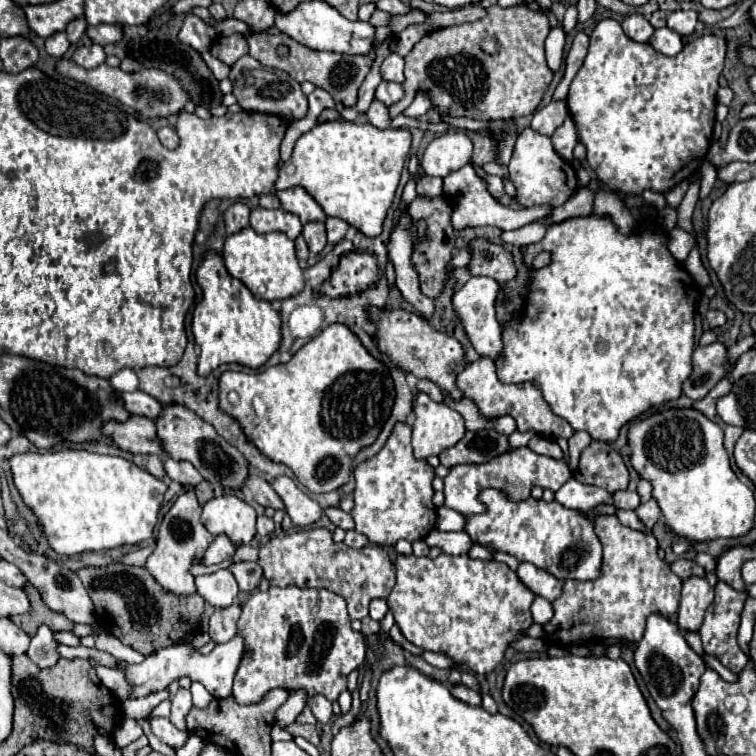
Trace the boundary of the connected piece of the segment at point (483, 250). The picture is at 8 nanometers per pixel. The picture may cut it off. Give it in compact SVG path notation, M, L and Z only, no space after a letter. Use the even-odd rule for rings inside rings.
M479 237L469 241L469 251L471 251L471 261L467 269L471 275L493 277L499 283L515 277L517 269L513 265L511 253L505 251L501 245L489 243L487 239Z

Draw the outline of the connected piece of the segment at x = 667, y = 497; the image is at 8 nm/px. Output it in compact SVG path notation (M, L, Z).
M665 409L629 427L633 469L653 485L665 523L689 541L741 537L753 527L753 491L737 479L723 447L723 429L697 409Z

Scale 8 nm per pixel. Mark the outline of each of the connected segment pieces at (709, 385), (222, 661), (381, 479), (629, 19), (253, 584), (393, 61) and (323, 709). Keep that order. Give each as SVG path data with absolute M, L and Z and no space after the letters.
M715 341L711 345L697 345L693 353L693 373L683 383L683 393L689 399L701 399L705 397L721 377L729 375L733 369L733 363L729 361L727 345L721 341Z
M237 633L231 641L215 645L215 649L209 655L195 653L193 645L169 645L165 649L159 649L157 653L149 655L143 663L131 665L127 661L117 661L117 669L125 675L129 687L131 687L131 699L147 697L155 691L163 691L173 679L179 679L183 675L191 677L191 681L201 681L207 691L216 699L224 699L232 694L233 677L237 673L237 665L241 663L245 651L245 641L241 641L241 633Z
M395 423L383 449L375 457L359 463L353 471L357 483L353 491L355 507L351 511L355 531L367 535L375 545L395 545L399 539L413 543L417 539L425 539L427 533L435 529L437 507L431 501L435 469L425 459L417 459L413 455L411 433L411 425Z
M637 13L635 15L627 15L621 25L623 25L625 35L631 37L633 41L637 41L637 43L649 43L649 39L655 33L651 23L643 15L637 15Z
M249 561L235 563L229 567L229 571L235 575L241 591L255 591L259 587L261 577L263 577L261 567L257 563L249 563Z
M397 53L388 56L385 59L385 69L381 69L381 75L385 81L393 81L395 83L403 83L404 77L404 59Z
M321 693L313 695L309 699L309 707L311 707L311 711L313 711L313 715L317 717L319 723L329 723L331 721L331 715L333 715L331 701L325 695L321 695Z

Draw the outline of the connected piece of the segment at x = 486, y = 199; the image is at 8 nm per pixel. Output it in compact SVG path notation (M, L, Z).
M473 165L461 167L457 173L451 173L449 177L443 179L443 195L451 201L453 205L453 229L465 229L465 227L479 227L479 225L493 225L503 231L507 229L519 229L531 221L537 221L545 217L551 207L529 207L529 209L519 209L513 211L505 205L501 205L487 189L487 181L473 169Z

